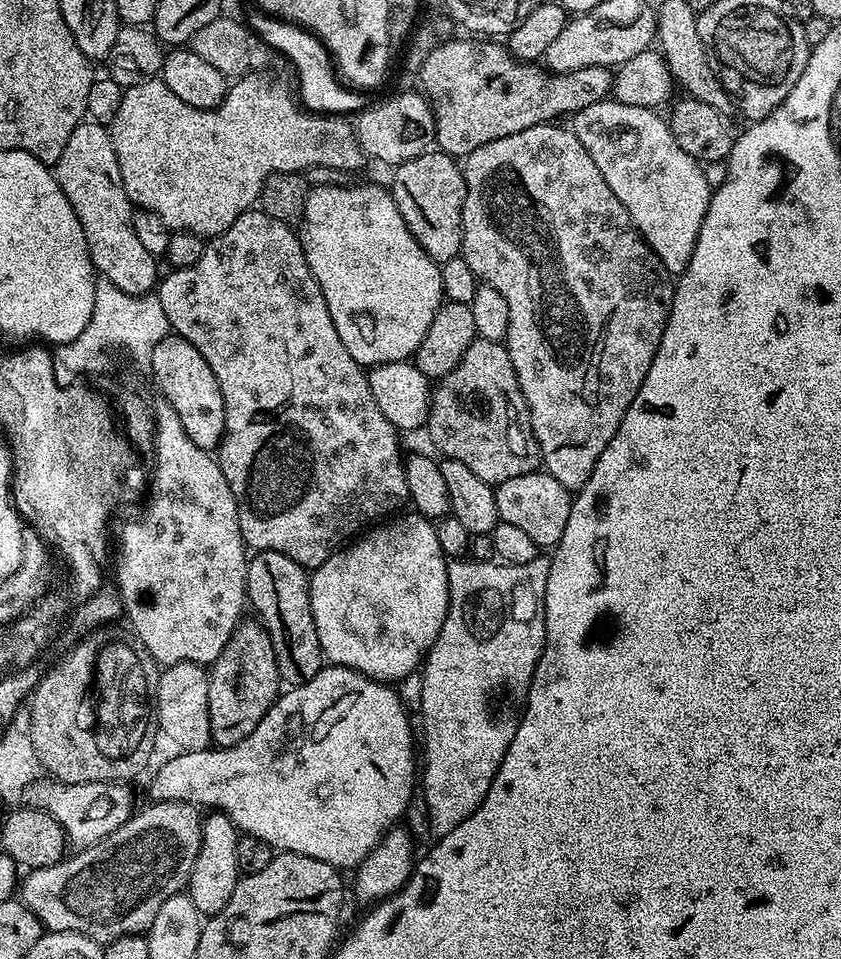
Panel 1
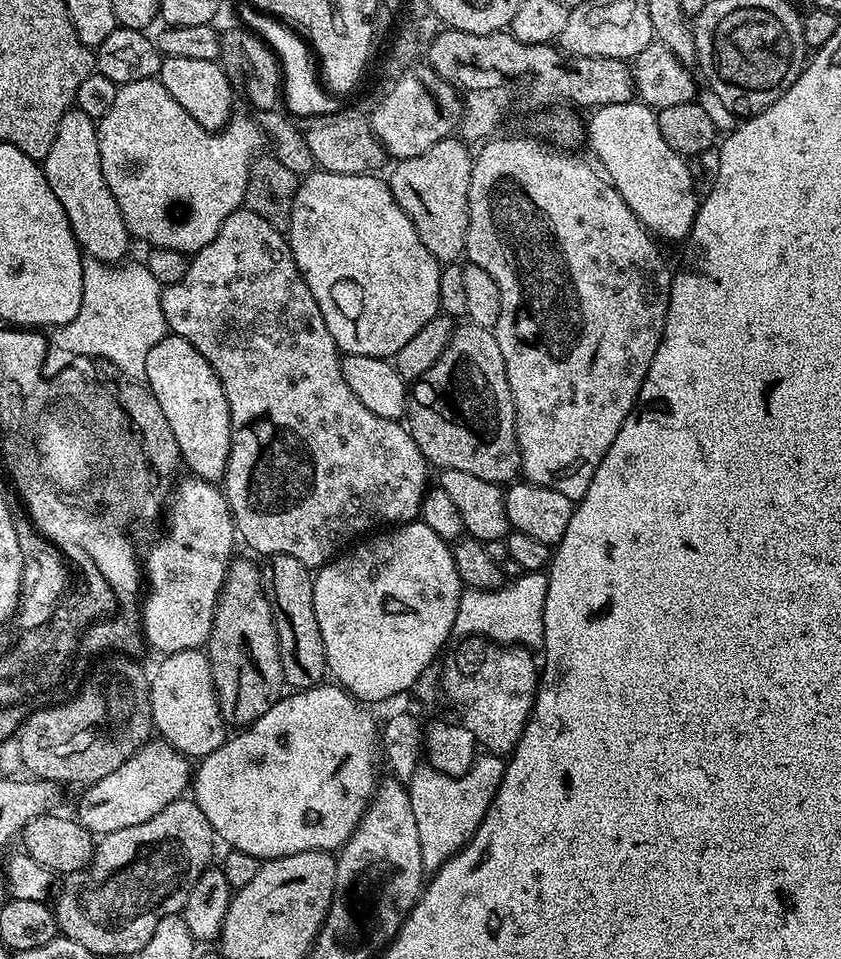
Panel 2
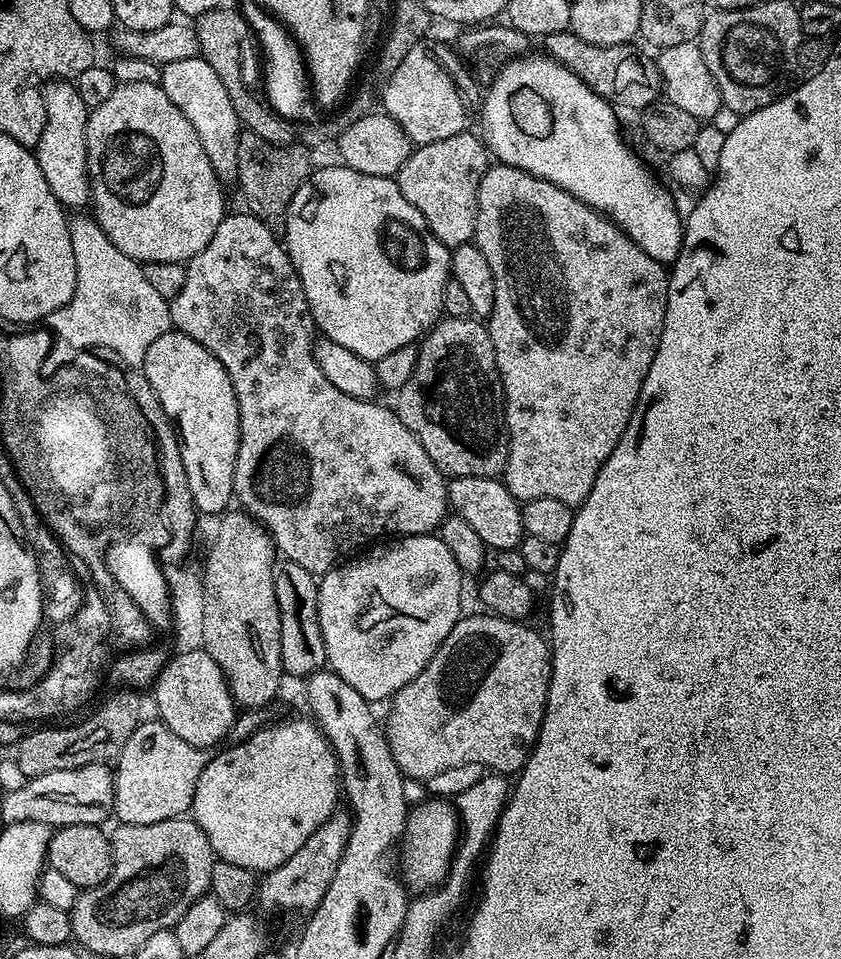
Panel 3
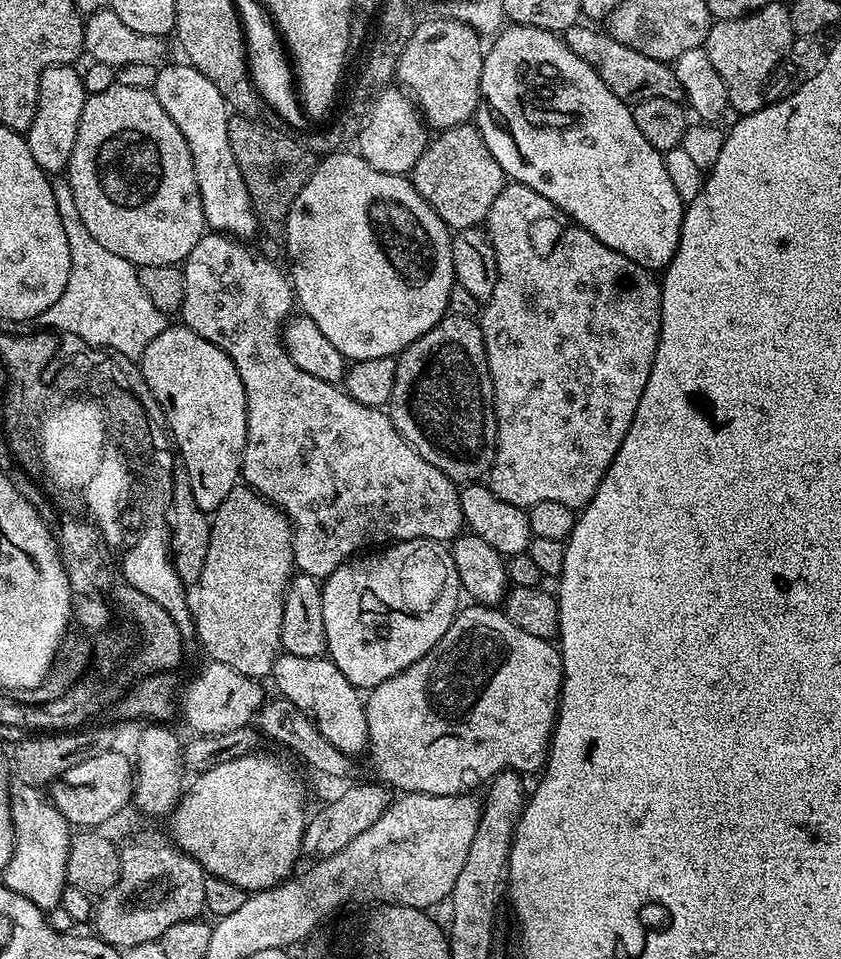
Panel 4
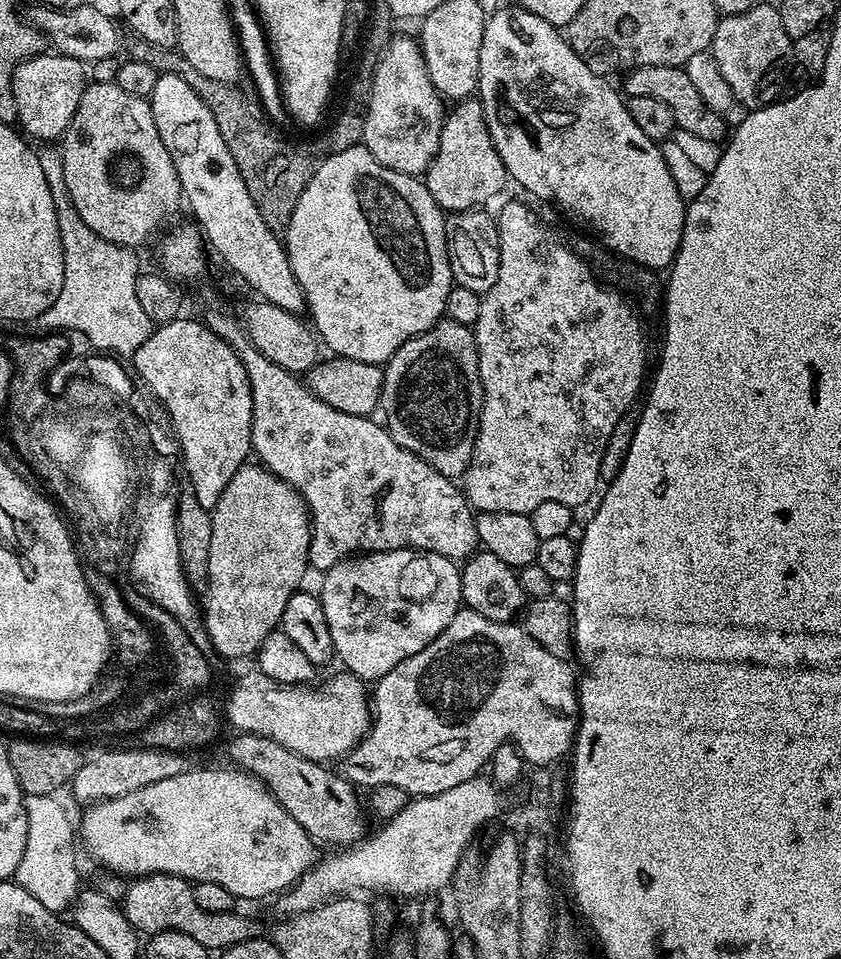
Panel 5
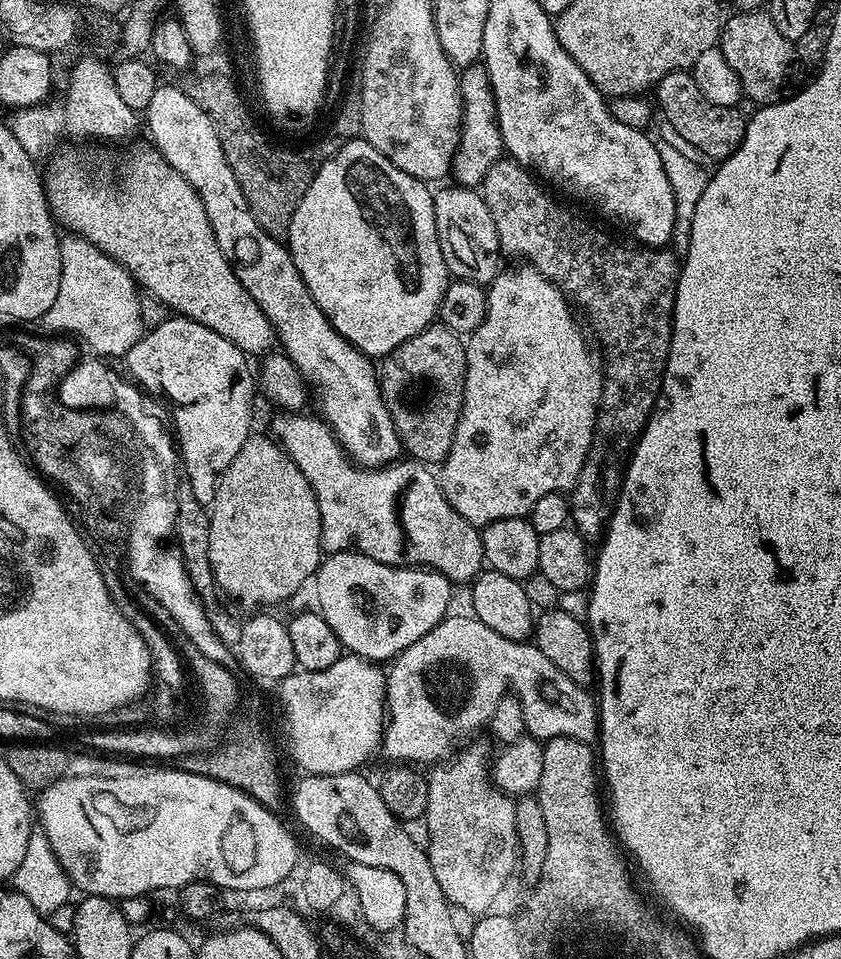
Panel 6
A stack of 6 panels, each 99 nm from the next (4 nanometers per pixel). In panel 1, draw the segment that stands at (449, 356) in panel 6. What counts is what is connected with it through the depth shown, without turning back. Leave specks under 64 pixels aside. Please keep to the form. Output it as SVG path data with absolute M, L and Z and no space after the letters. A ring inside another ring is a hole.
M477 338L475 342L466 350L466 354L462 354L462 362L458 362L458 366L454 366L454 370L450 370L448 374L440 380L435 381L432 388L432 404L428 408L428 422L426 425L426 433L432 439L432 444L441 453L441 457L449 460L457 460L462 462L462 466L467 466L469 470L474 470L474 474L478 474L478 478L482 478L482 482L493 486L506 482L506 478L518 478L518 474L530 474L537 471L538 468L538 452L534 447L532 438L532 427L530 426L530 410L526 406L526 398L522 398L522 386L518 386L518 374L514 374L514 362L510 362L510 354L507 347L498 340L482 340Z

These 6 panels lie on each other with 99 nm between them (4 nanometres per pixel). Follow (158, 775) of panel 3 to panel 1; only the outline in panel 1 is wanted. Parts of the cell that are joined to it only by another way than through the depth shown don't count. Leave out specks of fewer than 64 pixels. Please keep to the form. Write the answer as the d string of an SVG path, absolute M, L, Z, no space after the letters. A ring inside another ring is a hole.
M40 778L26 788L24 798L27 798L25 801L29 807L51 813L62 824L69 847L77 852L96 845L122 827L134 814L134 798L128 787L124 782L64 784Z

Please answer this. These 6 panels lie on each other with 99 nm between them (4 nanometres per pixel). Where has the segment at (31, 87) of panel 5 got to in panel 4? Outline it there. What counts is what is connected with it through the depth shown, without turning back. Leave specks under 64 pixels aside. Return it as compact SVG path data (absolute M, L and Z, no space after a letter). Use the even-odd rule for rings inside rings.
M73 65L48 67L39 78L39 102L26 139L30 154L34 154L34 162L49 174L63 173L67 169L74 150L74 138L78 138L78 122L82 118L82 106L87 100L88 90L85 90L77 70Z

